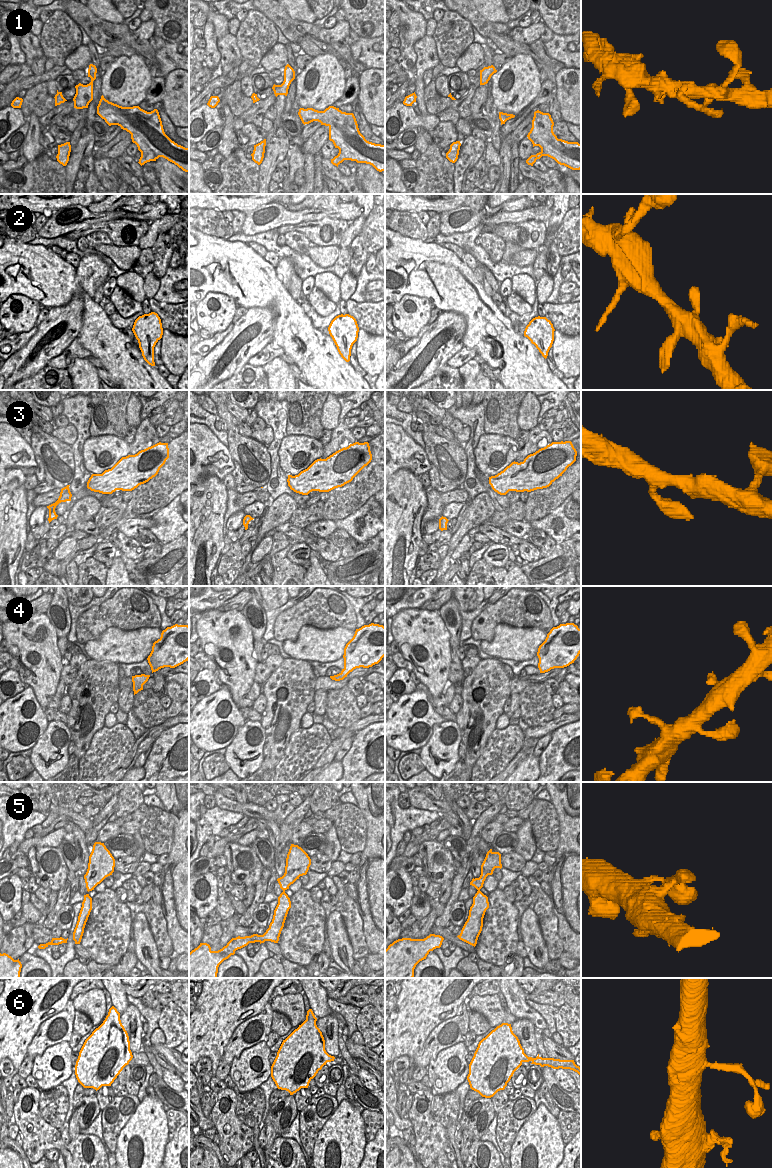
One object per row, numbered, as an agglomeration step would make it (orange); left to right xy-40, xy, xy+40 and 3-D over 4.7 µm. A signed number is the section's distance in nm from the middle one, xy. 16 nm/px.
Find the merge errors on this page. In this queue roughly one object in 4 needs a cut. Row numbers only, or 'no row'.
no row

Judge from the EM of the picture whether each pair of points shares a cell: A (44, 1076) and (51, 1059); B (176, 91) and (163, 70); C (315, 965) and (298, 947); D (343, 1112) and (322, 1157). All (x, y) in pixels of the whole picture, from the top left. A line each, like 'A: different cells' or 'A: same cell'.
A: same cell
B: different cells
C: different cells
D: same cell

